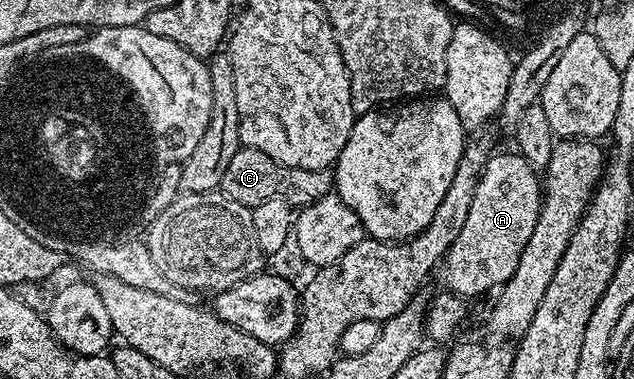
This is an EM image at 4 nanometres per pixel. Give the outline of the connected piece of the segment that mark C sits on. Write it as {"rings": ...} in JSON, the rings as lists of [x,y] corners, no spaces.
{"rings":[[[242,147],[235,151],[231,163],[227,163],[227,171],[223,175],[219,189],[232,201],[246,207],[252,207],[276,197],[286,198],[290,206],[304,207],[334,192],[335,173],[332,168],[292,169],[271,159],[271,155],[263,155],[263,151]]]}

